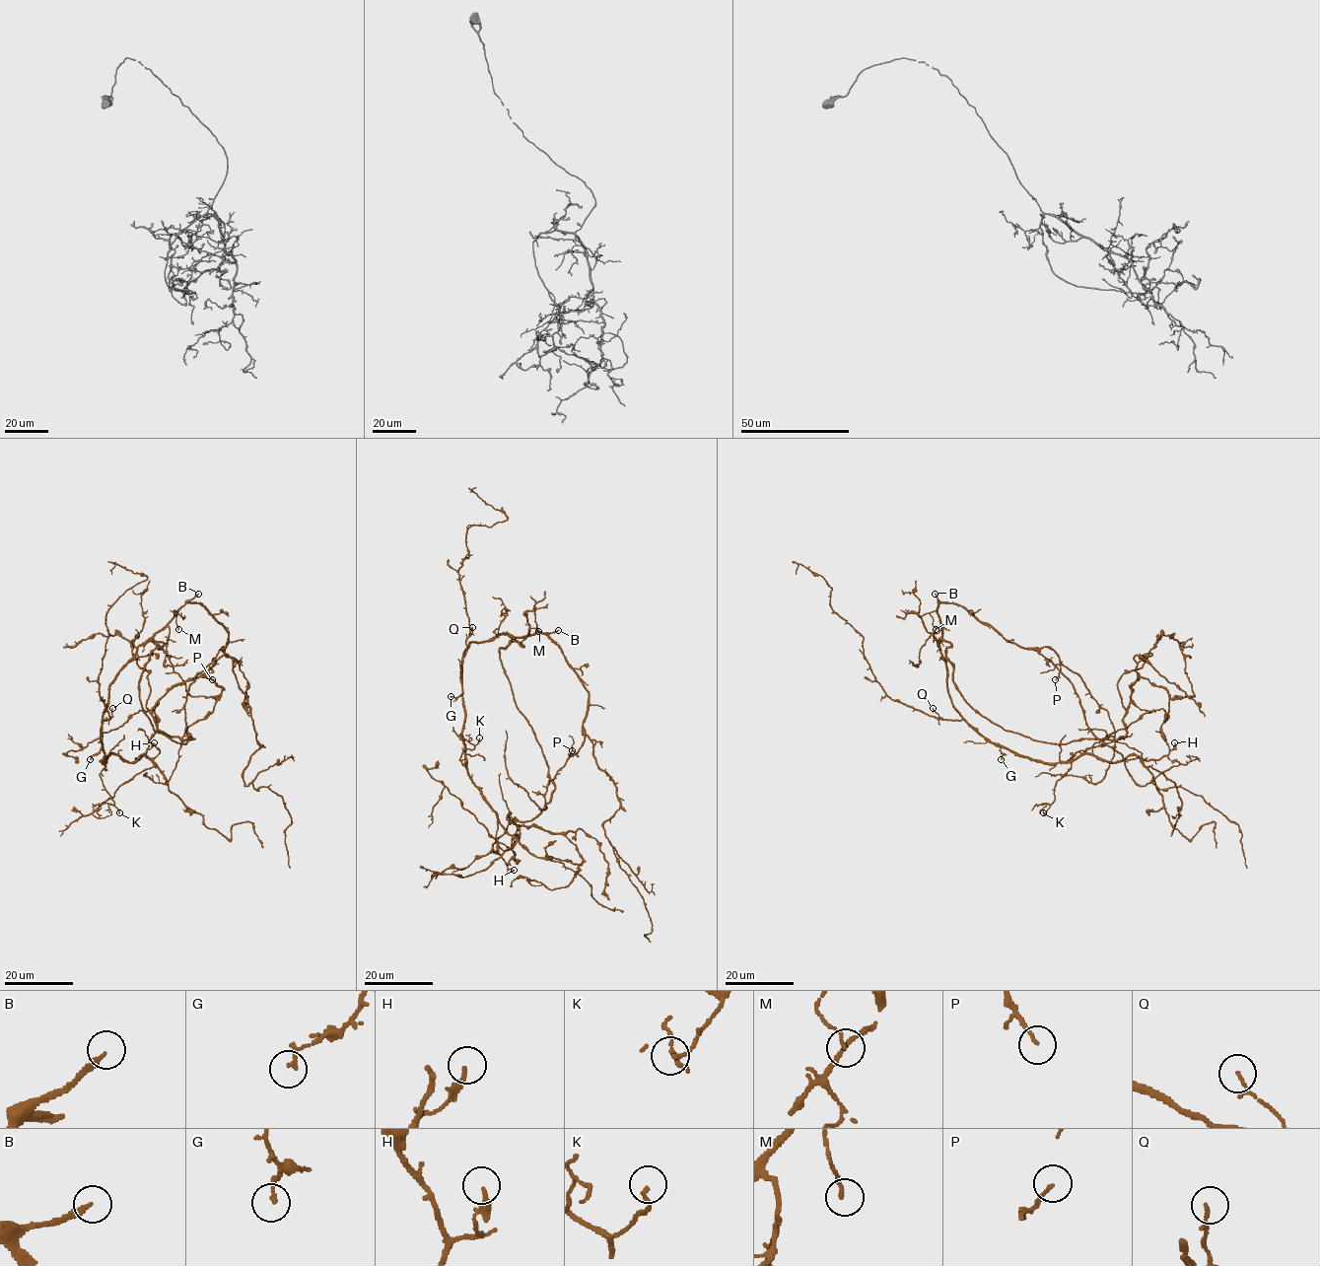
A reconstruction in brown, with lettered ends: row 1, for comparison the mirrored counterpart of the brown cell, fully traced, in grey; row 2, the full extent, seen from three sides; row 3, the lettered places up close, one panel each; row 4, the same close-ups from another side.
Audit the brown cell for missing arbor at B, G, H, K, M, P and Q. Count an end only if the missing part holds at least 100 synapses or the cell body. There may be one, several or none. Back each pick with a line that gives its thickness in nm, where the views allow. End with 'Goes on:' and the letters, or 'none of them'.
B: 170 nm thick
Goes on: B

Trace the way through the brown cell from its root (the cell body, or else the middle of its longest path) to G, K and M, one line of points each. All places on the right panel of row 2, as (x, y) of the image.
G: (951, 646), (947, 641), (939, 643), (953, 707), (1000, 747), (1001, 759)
K: (951, 646), (939, 643), (948, 695), (973, 727), (1019, 754), (1071, 763), (1043, 812)
M: (951, 646), (941, 637), (937, 613), (932, 611), (930, 614), (936, 629)

